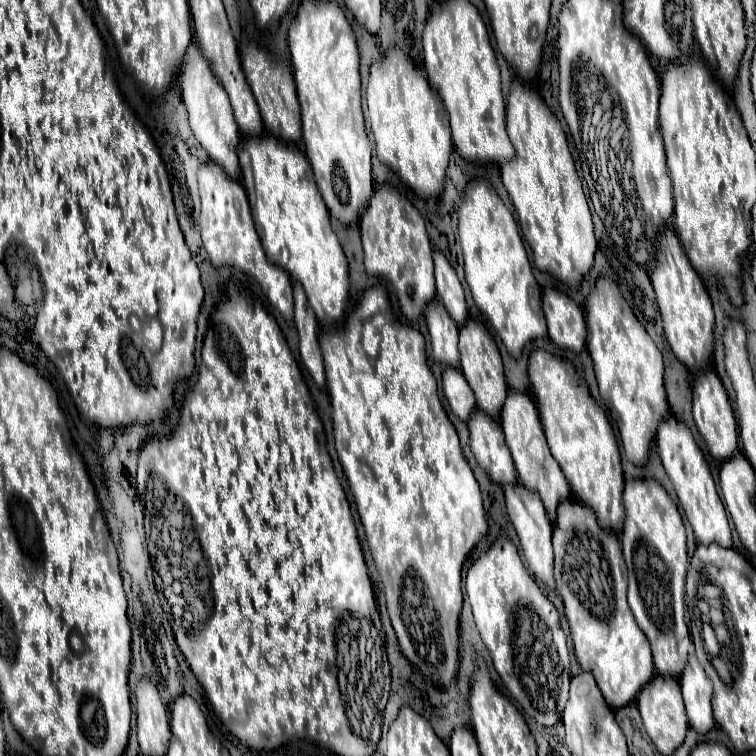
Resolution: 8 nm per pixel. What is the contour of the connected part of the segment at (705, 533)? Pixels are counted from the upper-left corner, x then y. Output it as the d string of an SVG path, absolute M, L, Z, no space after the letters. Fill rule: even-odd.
M670 416L666 422L662 422L658 428L658 434L656 434L656 444L658 444L658 454L662 458L664 470L670 476L674 490L676 490L676 496L680 500L680 506L682 506L682 510L684 510L684 514L694 530L696 542L700 542L700 544L716 542L722 548L730 548L732 538L730 538L726 510L724 510L722 500L716 492L716 486L714 486L712 474L708 470L708 464L704 460L704 454L696 446L688 428L684 428L684 422L680 422L680 420L676 422L674 416Z

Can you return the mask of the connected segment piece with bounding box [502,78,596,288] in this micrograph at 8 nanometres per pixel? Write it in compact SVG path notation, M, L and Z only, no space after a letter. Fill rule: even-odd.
M514 78L507 97L506 117L507 134L516 148L516 156L502 166L502 182L518 212L520 228L534 254L534 264L566 286L578 288L594 264L596 236L566 136L544 100L534 90L522 86L518 78Z

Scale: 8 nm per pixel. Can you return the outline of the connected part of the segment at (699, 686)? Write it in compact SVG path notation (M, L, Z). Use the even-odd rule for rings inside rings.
M694 654L688 658L686 668L680 676L680 688L682 688L690 728L694 728L700 734L706 734L714 726L714 716L710 708L712 682L706 678Z

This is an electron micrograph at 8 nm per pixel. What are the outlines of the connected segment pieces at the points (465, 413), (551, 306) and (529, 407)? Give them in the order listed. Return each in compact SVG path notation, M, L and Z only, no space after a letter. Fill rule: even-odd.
M446 368L442 376L442 388L444 396L448 400L450 410L462 420L468 422L472 416L472 410L476 410L476 400L472 396L472 388L468 388L468 382L456 368Z
M546 288L542 306L550 340L562 350L572 350L576 354L582 352L586 348L586 322L578 304L566 294Z
M508 392L508 398L506 398L504 406L502 406L500 424L502 424L504 436L506 436L506 444L508 444L510 452L512 452L518 482L528 490L540 494L540 500L542 500L542 504L546 508L546 514L550 518L550 522L554 524L558 504L562 500L568 500L572 496L572 492L570 492L570 484L564 478L558 462L550 454L550 448L548 448L546 438L544 438L542 422L540 422L540 416L538 416L538 408L532 402L532 398L528 394L522 394L522 392Z

